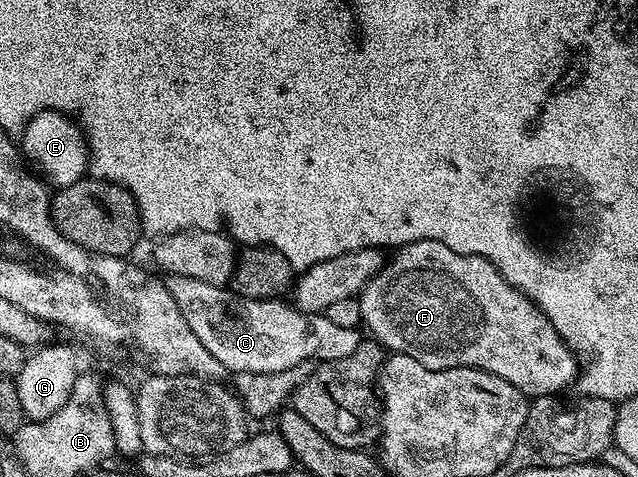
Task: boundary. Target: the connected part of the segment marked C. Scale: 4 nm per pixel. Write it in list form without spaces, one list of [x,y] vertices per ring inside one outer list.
[[[169,276],[167,285],[171,298],[175,298],[175,306],[179,306],[179,314],[187,318],[187,326],[191,326],[195,338],[199,338],[199,342],[207,346],[207,354],[211,354],[211,358],[219,358],[219,362],[229,374],[275,374],[279,370],[291,370],[291,366],[299,366],[299,362],[347,358],[347,354],[354,352],[363,339],[357,328],[338,326],[320,312],[301,312],[292,303],[281,304],[280,299],[252,300],[249,297],[241,297],[228,287],[199,282],[198,279],[186,276]]]

